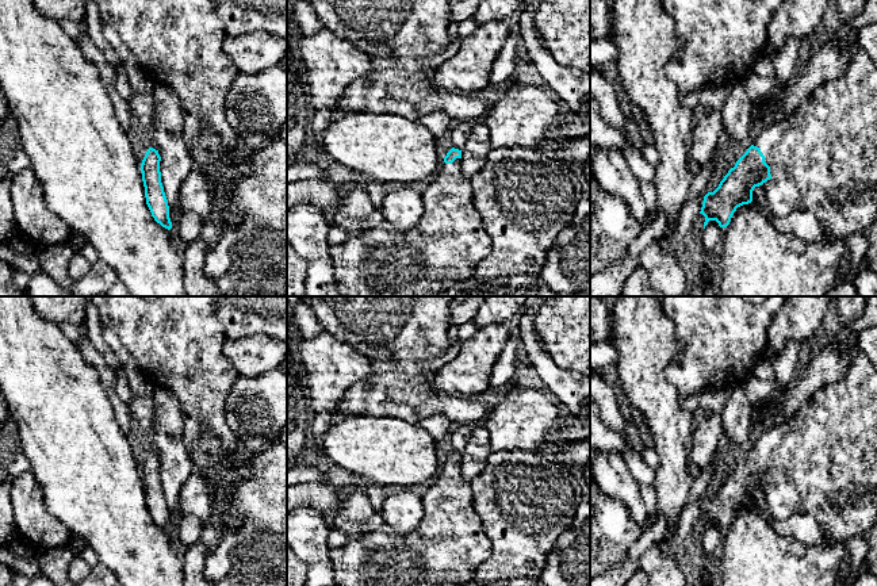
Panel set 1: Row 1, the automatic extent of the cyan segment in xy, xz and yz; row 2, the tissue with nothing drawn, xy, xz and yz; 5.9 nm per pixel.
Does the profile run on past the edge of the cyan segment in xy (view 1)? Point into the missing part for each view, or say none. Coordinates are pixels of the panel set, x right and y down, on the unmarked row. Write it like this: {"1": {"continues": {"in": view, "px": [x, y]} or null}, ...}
{"1": {"continues": null}}

